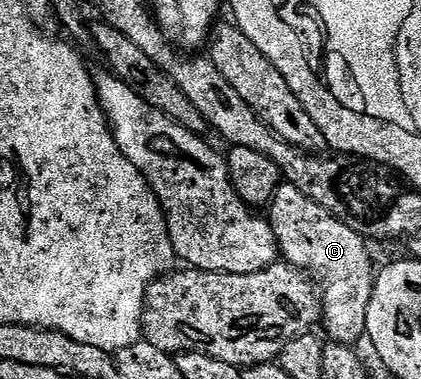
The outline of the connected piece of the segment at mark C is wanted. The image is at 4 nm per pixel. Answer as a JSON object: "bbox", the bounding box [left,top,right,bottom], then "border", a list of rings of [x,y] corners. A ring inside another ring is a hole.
{"bbox":[269,183,377,346],"border":[[[286,183],[279,186],[270,203],[269,220],[275,232],[275,238],[279,241],[282,260],[327,284],[327,290],[324,288],[321,293],[321,325],[327,328],[329,335],[327,337],[332,342],[343,345],[354,346],[355,341],[362,342],[367,332],[369,299],[373,295],[377,273],[376,266],[371,266],[371,253],[367,250],[368,242],[357,231],[353,231],[353,227],[349,227],[345,221],[329,215],[329,211],[325,211],[321,203],[313,203],[309,195],[303,195],[297,187]]]}

